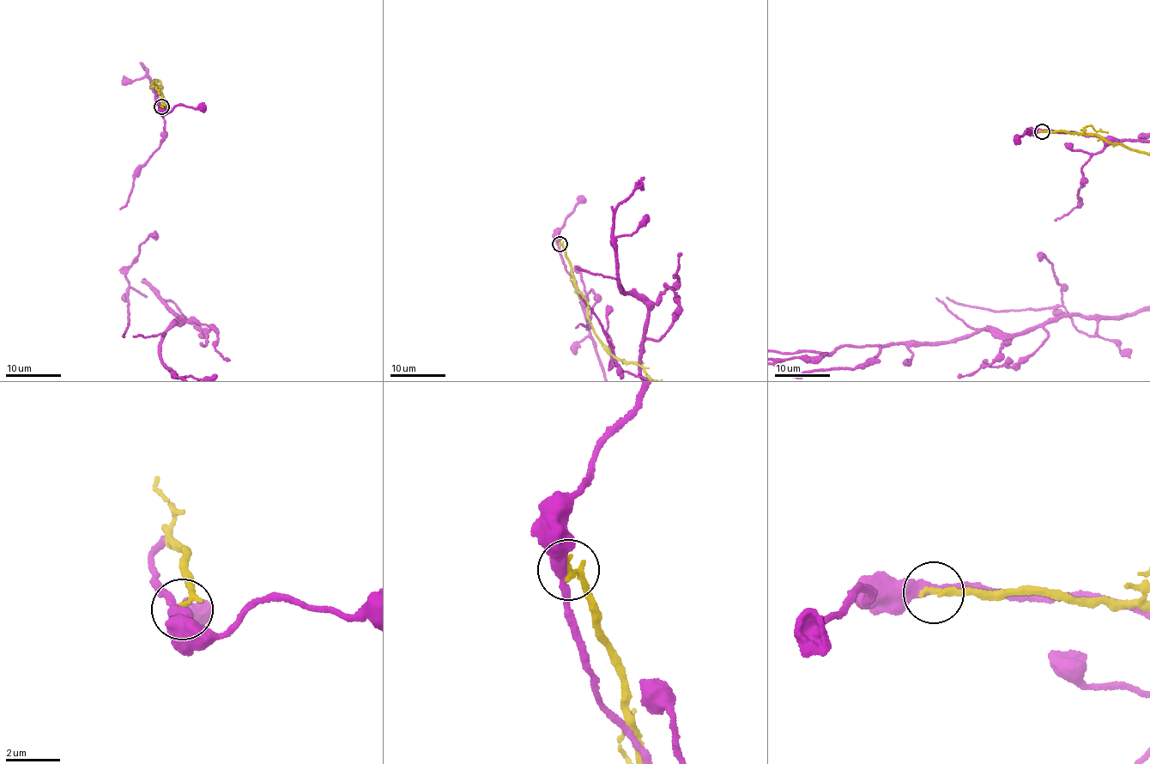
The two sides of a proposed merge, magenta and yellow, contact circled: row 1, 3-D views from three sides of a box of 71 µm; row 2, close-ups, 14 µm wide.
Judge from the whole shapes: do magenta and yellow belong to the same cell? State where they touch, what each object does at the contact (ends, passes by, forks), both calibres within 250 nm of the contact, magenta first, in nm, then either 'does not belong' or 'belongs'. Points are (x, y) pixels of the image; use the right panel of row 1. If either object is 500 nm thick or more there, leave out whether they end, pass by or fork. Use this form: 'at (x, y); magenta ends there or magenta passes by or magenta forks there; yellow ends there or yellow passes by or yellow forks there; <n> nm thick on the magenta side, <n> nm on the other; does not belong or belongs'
at (1042, 131); magenta passes by; yellow ends there; 400 nm thick on the magenta side, 280 nm on the other; does not belong

